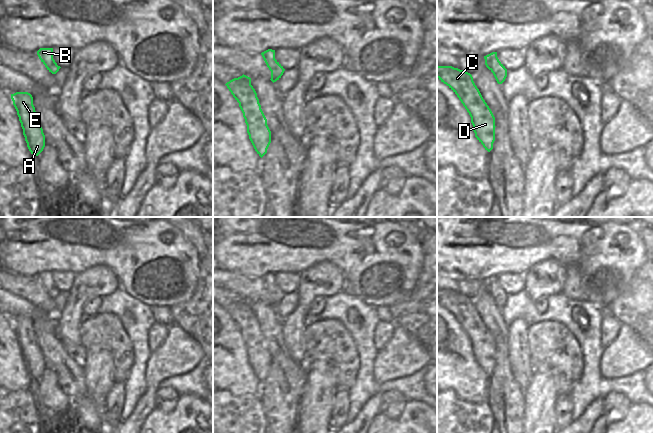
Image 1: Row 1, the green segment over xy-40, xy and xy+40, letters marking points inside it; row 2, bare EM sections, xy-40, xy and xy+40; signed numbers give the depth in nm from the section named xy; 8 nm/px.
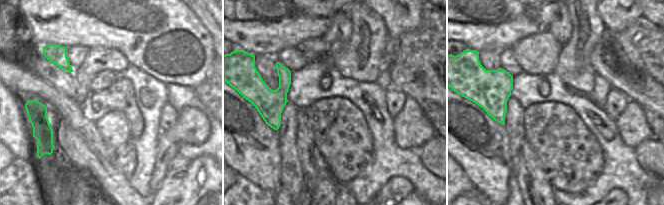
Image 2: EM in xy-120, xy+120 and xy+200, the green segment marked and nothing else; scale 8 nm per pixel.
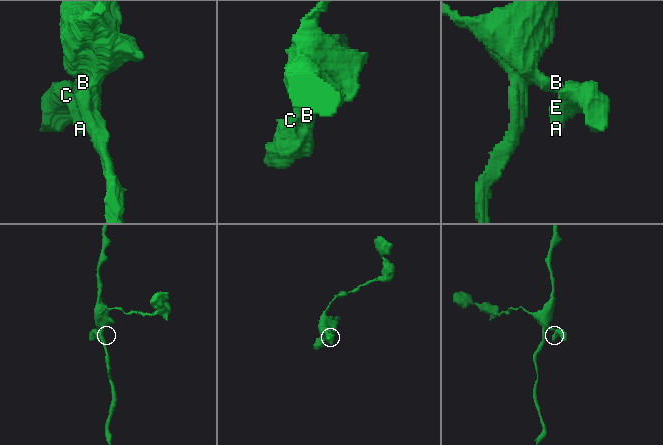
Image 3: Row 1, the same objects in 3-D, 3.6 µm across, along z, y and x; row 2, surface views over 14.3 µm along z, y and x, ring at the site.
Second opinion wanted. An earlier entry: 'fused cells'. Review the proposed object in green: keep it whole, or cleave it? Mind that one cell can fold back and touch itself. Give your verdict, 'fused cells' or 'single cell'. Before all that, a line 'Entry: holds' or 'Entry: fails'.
Entry: fails
single cell

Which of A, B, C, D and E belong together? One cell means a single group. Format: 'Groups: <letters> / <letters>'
Groups: A B C D E.

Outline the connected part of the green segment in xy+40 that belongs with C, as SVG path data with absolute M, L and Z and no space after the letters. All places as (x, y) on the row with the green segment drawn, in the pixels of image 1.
M437 66L437 78L457 95L471 117L475 137L490 152L495 141L495 117L472 75L452 66Z

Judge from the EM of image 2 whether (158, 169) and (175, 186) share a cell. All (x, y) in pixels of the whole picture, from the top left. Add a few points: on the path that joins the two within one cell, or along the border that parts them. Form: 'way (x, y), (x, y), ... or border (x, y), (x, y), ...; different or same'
border (167, 172), (159, 187), (152, 193); different

